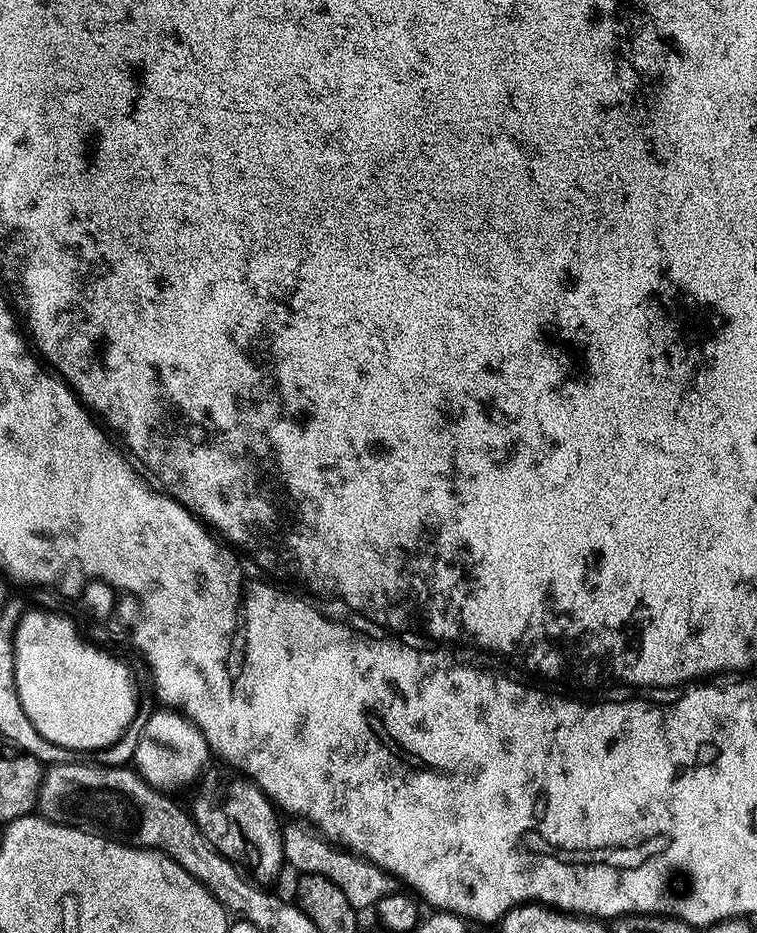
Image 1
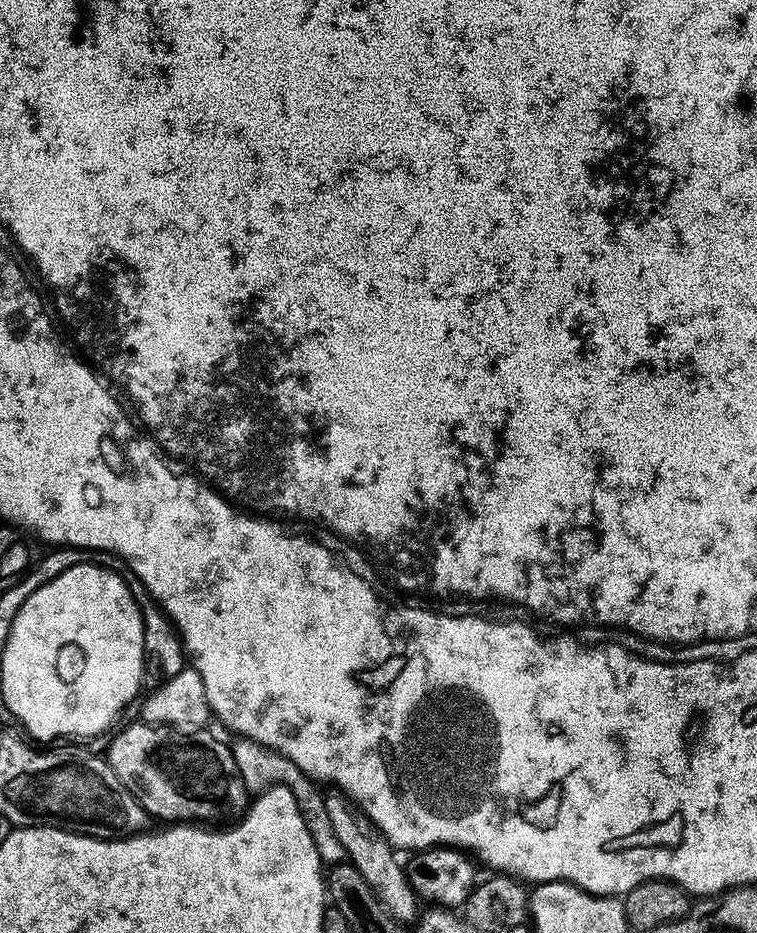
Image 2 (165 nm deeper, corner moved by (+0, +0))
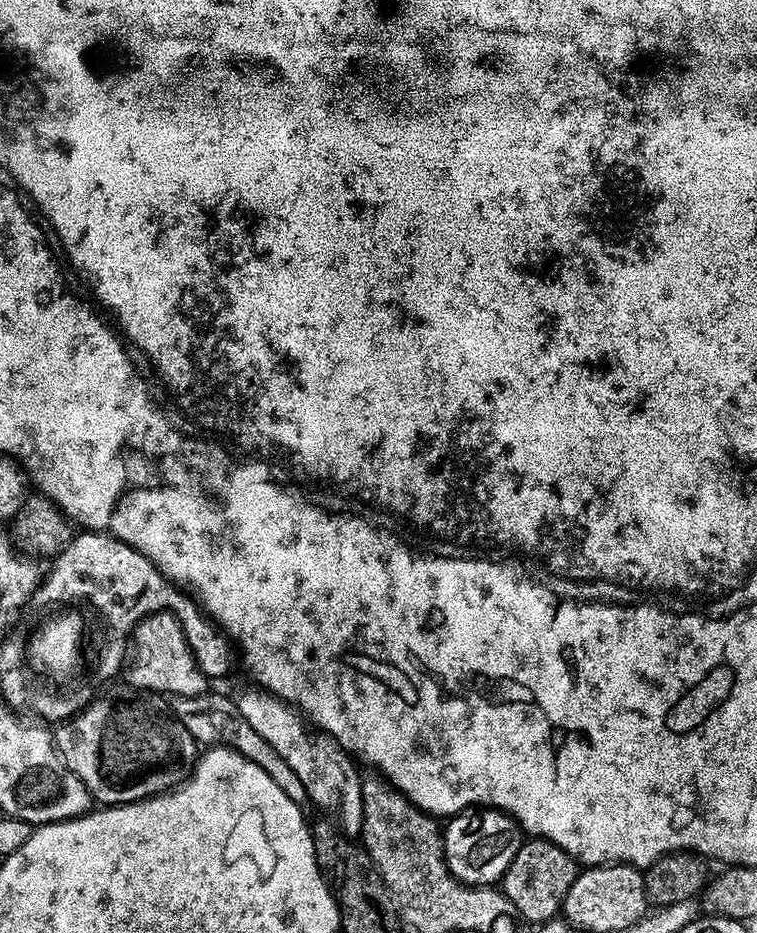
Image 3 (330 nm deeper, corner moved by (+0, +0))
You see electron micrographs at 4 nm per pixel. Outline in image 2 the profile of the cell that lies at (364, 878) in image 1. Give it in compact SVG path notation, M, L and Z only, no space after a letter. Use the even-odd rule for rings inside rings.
M236 738L236 741L231 741L230 747L244 787L248 789L249 793L259 794L269 786L284 784L291 790L298 802L298 810L314 838L314 846L318 850L321 861L328 866L335 866L341 863L346 856L344 848L337 835L334 834L334 829L330 824L330 817L324 805L325 793L316 789L319 788L317 781L311 780L311 778L304 775L302 770L298 770L298 766L294 766L294 762L290 762L290 758L286 758L282 753L262 746L253 740Z

